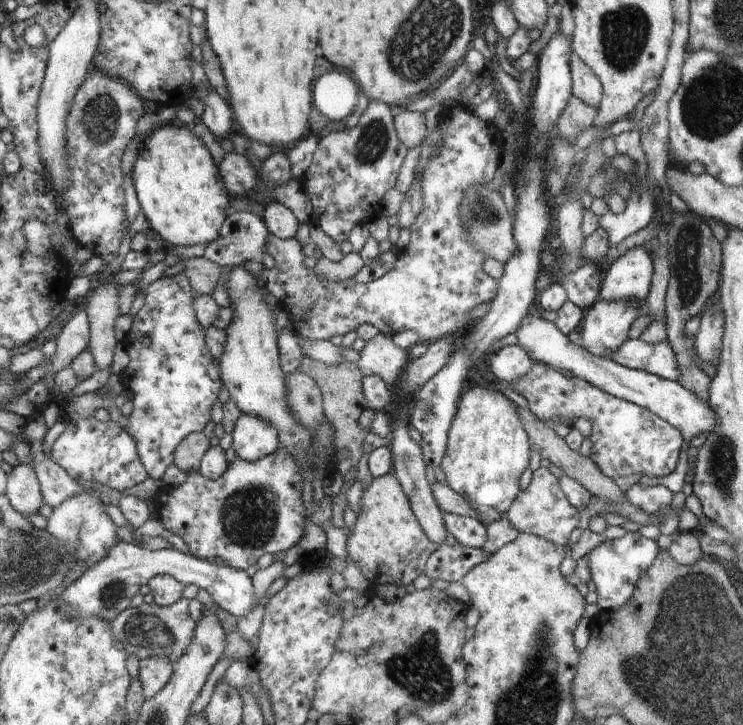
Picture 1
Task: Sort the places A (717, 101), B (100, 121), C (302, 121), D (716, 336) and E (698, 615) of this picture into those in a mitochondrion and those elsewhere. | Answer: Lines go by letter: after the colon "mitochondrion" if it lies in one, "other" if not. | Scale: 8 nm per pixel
A: mitochondrion
B: mitochondrion
C: other
D: other
E: mitochondrion

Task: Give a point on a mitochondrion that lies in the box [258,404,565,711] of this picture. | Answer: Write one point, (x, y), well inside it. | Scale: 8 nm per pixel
(421, 671)

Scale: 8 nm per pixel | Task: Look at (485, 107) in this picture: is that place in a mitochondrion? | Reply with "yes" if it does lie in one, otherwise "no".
no

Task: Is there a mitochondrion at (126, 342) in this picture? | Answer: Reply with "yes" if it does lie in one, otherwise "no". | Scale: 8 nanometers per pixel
no

